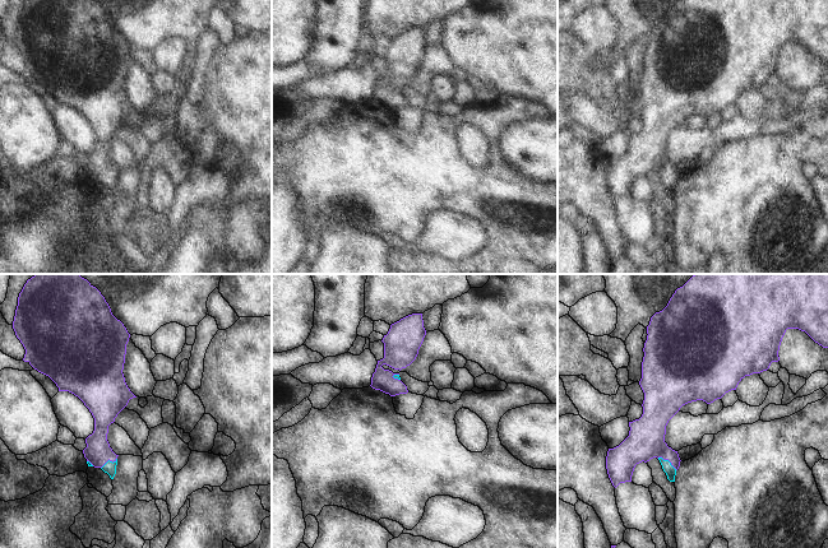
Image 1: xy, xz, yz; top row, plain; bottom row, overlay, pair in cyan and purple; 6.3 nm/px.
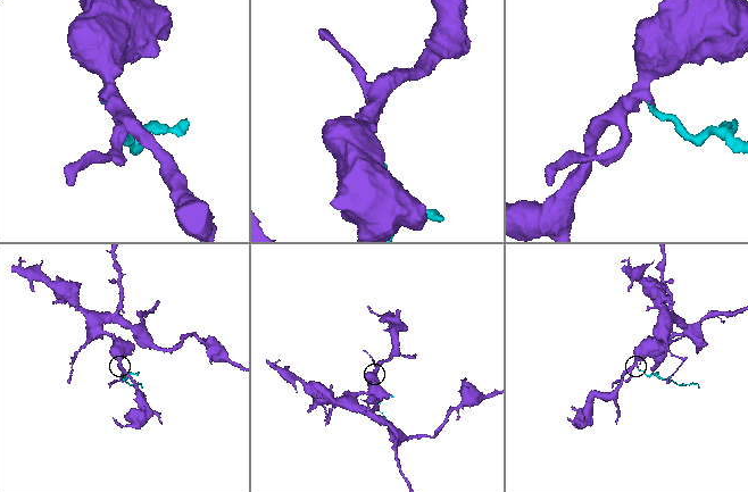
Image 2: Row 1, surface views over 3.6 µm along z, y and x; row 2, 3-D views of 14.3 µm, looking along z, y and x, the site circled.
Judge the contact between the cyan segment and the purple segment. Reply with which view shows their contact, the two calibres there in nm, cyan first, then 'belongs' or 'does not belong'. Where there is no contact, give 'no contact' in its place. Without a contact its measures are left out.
yz | 70/240 nm | belongs

